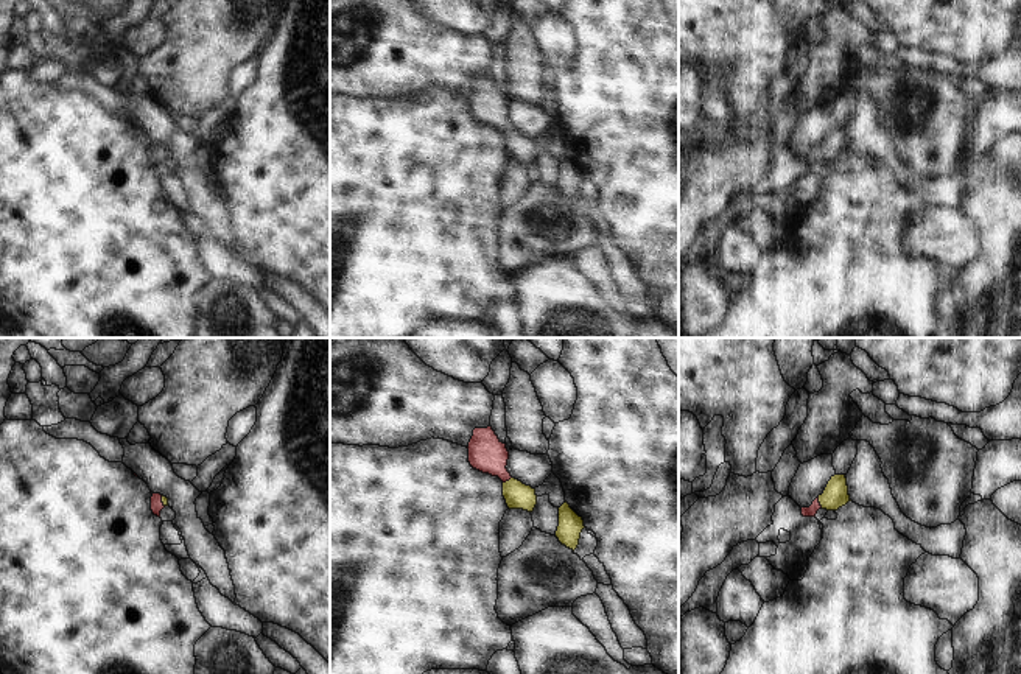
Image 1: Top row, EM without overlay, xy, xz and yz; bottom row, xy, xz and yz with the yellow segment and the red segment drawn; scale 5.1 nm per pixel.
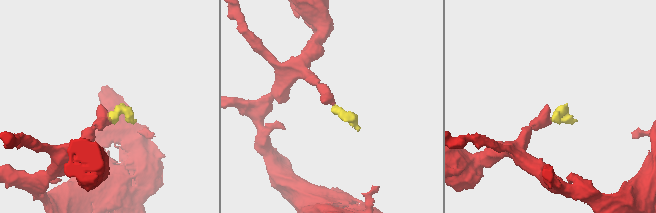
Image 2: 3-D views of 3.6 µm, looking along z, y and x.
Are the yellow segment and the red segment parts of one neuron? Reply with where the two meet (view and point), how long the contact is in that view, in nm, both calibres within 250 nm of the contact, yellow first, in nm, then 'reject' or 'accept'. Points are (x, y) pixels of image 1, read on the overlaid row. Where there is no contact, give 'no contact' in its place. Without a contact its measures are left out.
meets yellow in yz at (819, 501); contact 60 nm long; 130 nm thick on the yellow side, 60 nm on the other; accept

